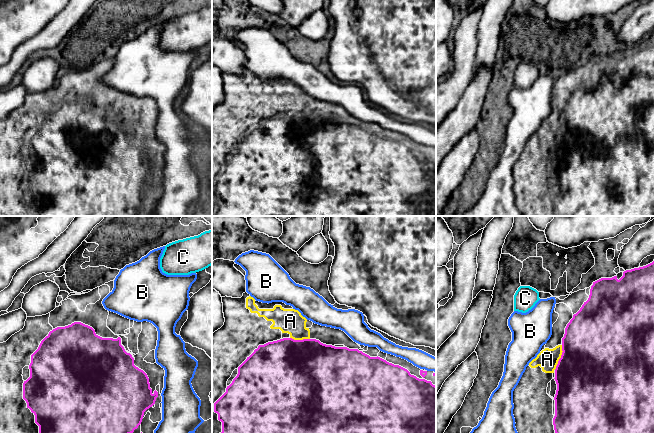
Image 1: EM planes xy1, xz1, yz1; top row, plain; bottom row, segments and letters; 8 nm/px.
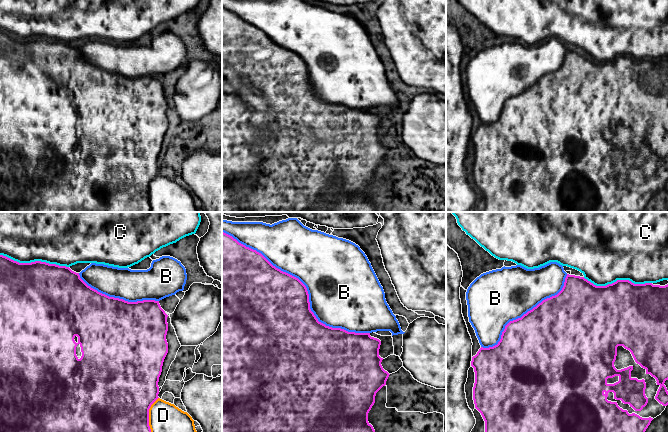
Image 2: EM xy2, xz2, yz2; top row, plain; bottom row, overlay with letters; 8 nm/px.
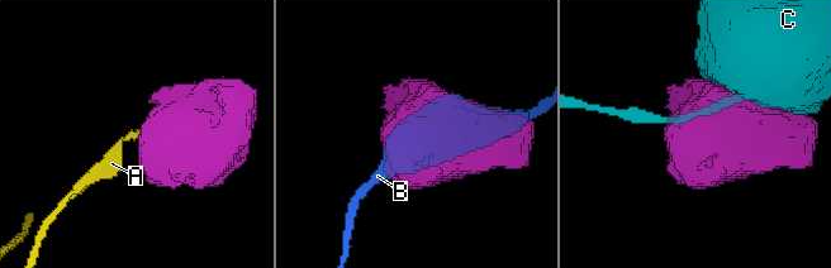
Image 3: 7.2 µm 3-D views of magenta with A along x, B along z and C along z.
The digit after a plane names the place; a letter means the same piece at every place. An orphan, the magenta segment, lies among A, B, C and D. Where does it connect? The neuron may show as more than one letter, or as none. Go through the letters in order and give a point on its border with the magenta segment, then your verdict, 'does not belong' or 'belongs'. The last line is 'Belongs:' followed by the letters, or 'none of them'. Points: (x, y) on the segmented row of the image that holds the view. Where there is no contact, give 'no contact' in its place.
A: yz1 (561, 357) | belongs
B: xz2 (305, 287) | does not belong
C: xy2 (34, 262) | does not belong
D: xy2 (148, 414) | does not belong
Belongs: A

